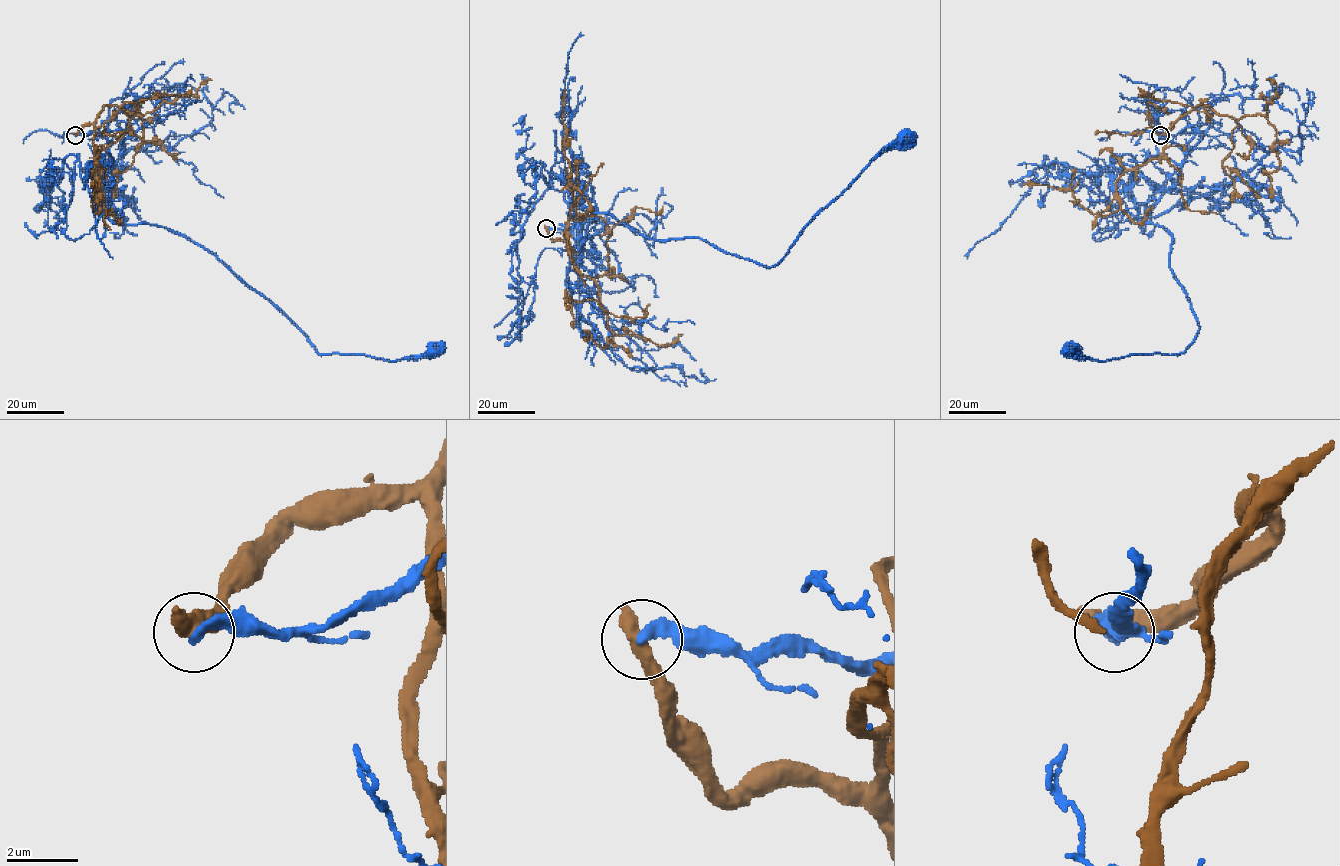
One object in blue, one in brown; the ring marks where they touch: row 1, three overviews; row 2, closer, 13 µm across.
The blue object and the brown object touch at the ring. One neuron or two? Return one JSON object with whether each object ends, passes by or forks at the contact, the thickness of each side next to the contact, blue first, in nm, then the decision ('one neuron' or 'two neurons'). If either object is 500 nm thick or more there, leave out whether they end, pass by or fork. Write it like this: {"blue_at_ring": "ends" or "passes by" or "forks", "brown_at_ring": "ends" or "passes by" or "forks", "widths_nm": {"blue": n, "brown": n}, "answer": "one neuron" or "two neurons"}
{"widths_nm": {"blue": 280, "brown": 600}, "answer": "two neurons"}

